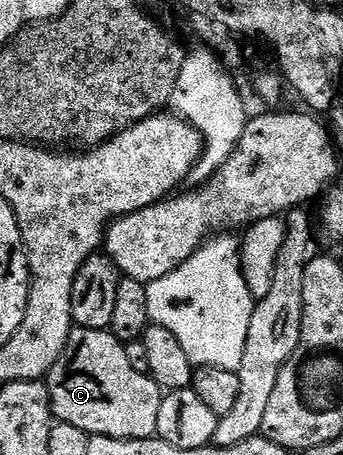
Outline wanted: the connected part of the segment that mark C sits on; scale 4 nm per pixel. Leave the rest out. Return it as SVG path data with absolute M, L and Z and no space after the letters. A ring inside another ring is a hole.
M111 329L71 330L64 350L56 357L56 362L46 375L55 421L74 424L74 428L82 428L82 432L89 436L97 434L111 438L151 438L156 434L162 391L149 374L138 372L130 364L124 345L112 335Z

